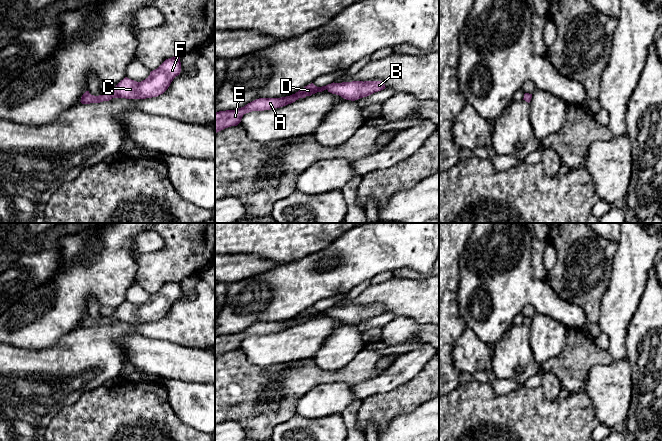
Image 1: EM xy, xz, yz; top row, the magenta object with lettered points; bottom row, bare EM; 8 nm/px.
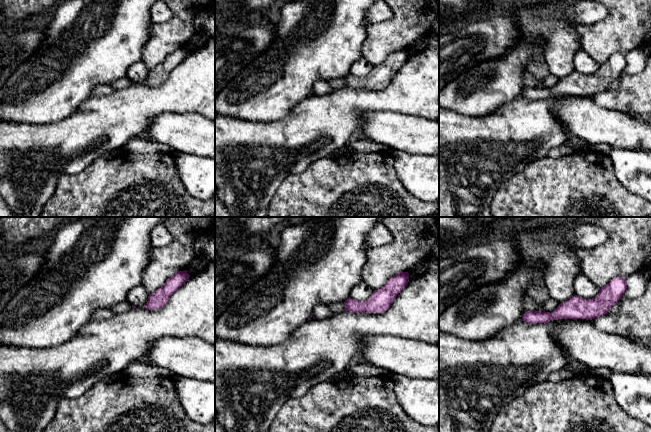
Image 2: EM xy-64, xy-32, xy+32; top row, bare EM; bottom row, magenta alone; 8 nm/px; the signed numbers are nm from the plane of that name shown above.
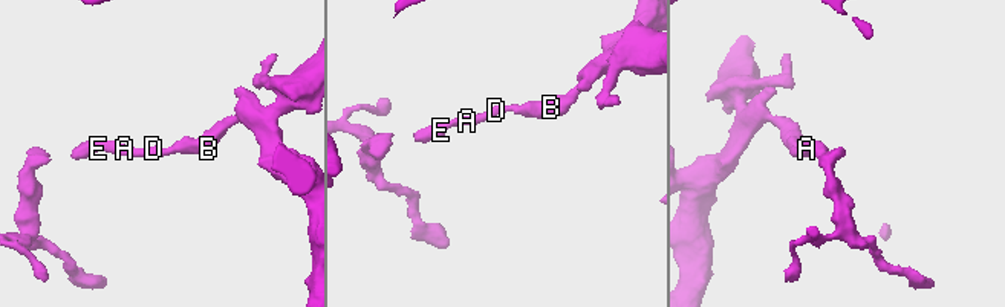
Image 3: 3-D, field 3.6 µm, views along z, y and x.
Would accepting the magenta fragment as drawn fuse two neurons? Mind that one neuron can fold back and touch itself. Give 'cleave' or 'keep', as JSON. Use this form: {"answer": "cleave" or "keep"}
{"answer": "keep"}

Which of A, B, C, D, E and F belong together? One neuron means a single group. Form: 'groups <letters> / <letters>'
groups A B C D E F

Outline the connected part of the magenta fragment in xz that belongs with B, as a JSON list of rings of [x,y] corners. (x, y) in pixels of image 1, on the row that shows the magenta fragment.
[[[383,81],[333,82],[322,87],[317,87],[311,83],[290,96],[281,98],[259,98],[235,110],[215,112],[215,133],[231,126],[237,126],[246,113],[280,108],[295,102],[299,98],[305,98],[306,96],[311,96],[326,89],[328,92],[339,95],[346,100],[355,101],[385,88]]]

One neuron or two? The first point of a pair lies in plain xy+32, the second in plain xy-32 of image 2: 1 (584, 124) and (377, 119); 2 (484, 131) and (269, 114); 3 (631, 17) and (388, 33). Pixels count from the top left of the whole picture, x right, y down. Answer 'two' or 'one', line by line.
1: one
2: two
3: one

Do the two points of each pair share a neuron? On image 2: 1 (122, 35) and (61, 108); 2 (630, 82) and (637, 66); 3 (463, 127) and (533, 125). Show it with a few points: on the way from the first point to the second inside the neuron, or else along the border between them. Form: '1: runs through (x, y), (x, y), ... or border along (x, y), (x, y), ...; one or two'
1: runs through (104, 53), (67, 90); one
2: border along (640, 71), (634, 74), (624, 74), (617, 89); two
3: runs through (480, 127), (516, 127); one

